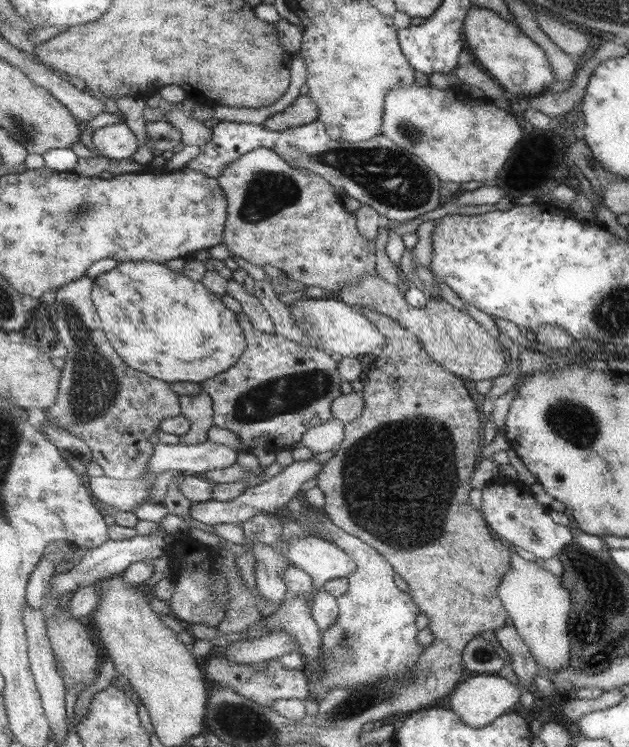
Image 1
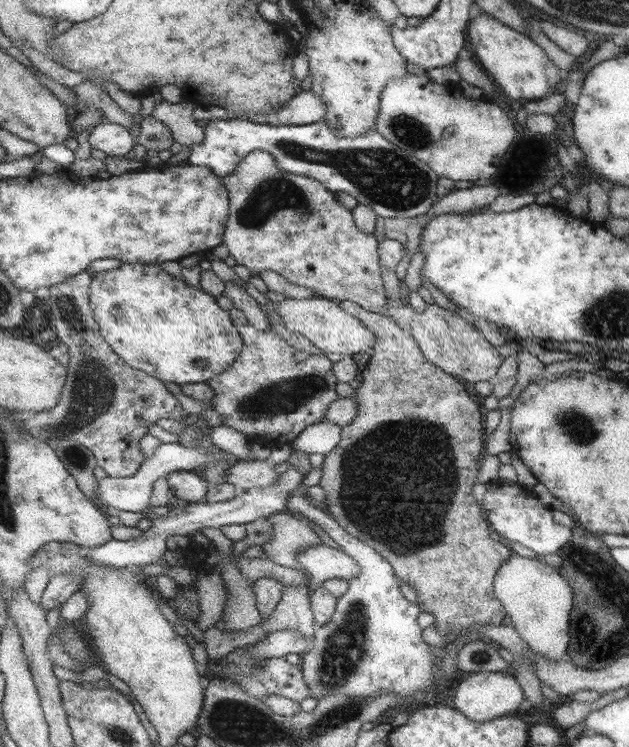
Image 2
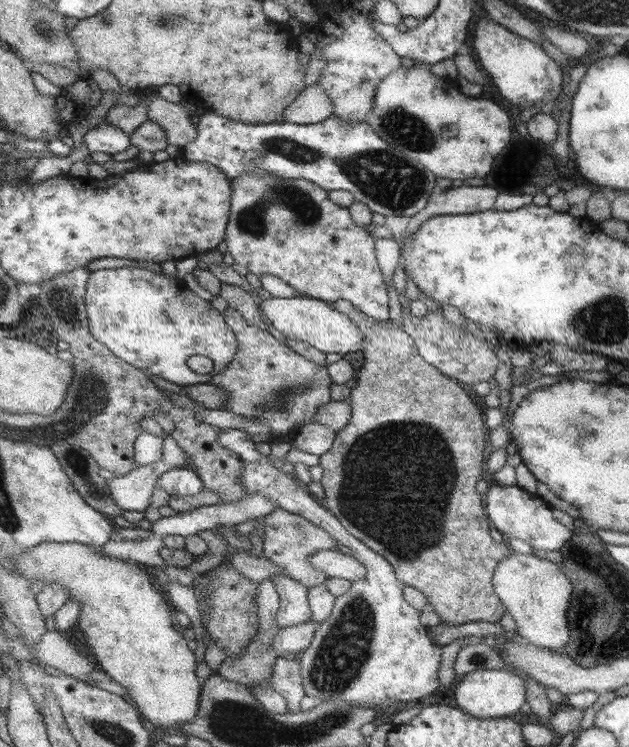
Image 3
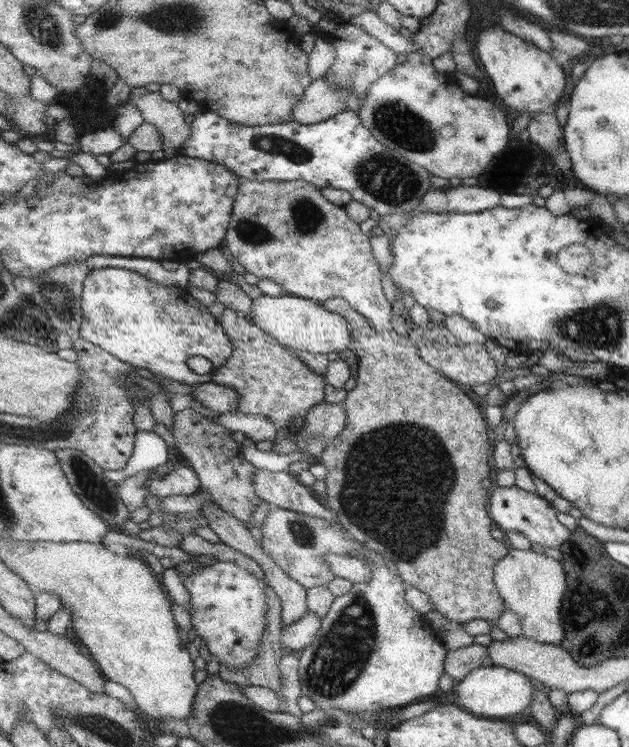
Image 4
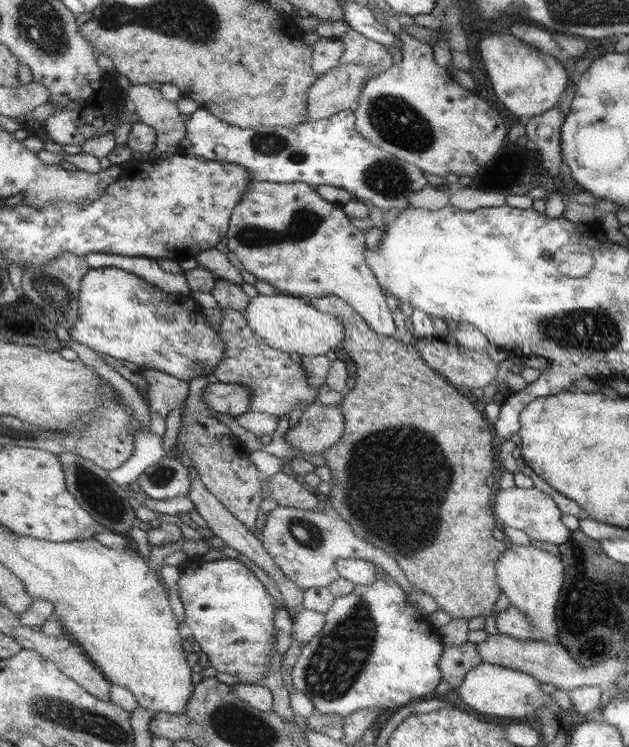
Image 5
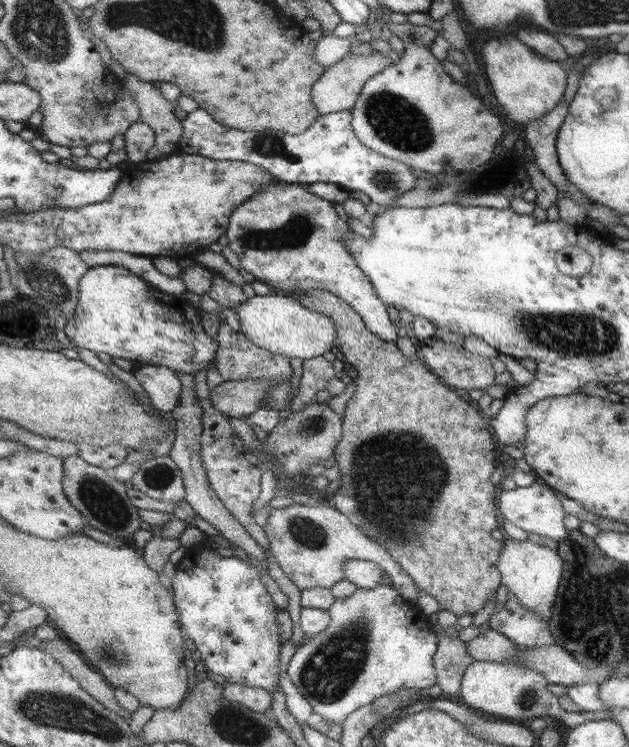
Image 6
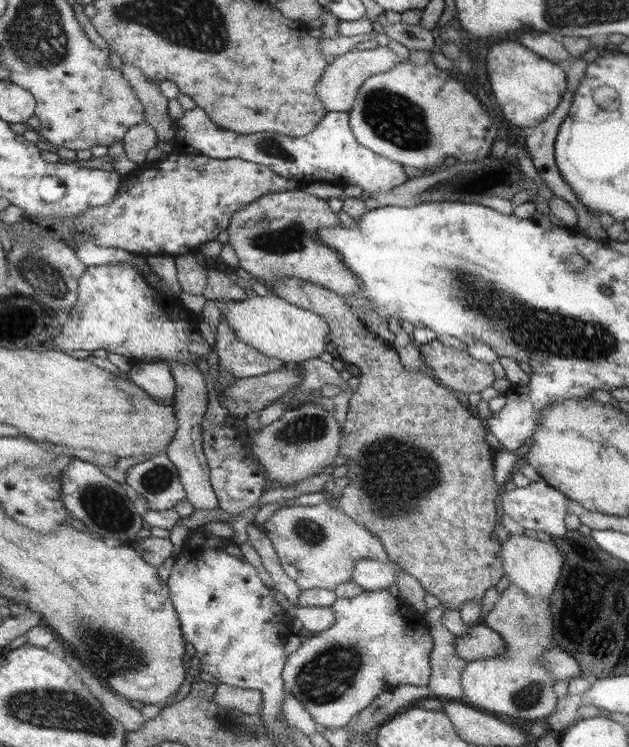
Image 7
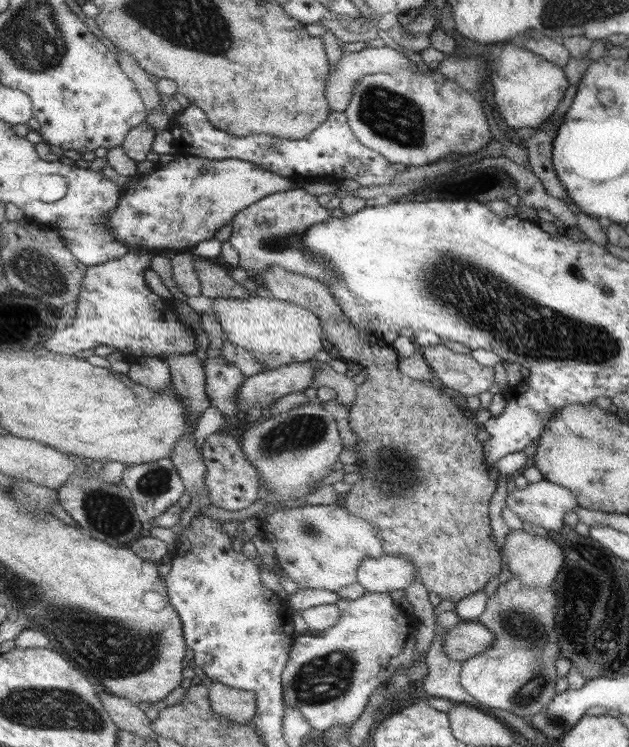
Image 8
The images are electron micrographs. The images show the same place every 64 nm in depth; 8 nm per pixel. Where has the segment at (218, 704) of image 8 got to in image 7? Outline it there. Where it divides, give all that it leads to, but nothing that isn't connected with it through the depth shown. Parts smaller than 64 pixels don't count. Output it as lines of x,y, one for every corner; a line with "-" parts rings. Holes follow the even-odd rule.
215,683
215,702
220,708
235,708
244,714
259,714
263,708
262,693
236,686

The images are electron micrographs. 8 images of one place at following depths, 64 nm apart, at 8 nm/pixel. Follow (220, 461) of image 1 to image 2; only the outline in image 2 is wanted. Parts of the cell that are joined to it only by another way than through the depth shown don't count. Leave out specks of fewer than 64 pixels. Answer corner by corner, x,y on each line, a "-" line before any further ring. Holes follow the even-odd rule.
168,442
168,444
160,444
160,447
156,449
156,453
152,457
143,460
143,464
140,468
129,477
106,477
99,479
99,495
104,504
109,509
118,509
126,512
142,513
150,506
150,496
152,494
152,486
158,478
166,476
171,472
178,471
192,471
199,472
206,465
209,465
210,461
223,461
226,455
224,451
220,453
220,450
214,451
214,453
202,453
198,449
188,449
182,447
179,442

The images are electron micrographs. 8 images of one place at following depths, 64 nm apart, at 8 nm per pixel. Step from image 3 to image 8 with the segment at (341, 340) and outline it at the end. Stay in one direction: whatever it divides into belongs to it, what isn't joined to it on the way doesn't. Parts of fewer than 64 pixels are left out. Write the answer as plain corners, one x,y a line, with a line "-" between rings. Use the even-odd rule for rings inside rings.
200,295
188,297
188,306
196,313
212,313
221,325
226,339
234,346
243,347
254,354
256,360
278,369
293,362
313,361
314,355
323,350
323,327
320,319
307,308
295,303
268,297
208,298

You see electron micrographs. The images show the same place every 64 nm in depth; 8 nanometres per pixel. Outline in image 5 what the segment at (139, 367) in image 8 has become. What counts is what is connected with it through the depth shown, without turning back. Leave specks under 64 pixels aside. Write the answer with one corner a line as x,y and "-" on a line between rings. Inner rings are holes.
144,369
139,374
148,384
150,404
159,417
166,418
168,412
187,400
189,384
184,380
178,380
160,370

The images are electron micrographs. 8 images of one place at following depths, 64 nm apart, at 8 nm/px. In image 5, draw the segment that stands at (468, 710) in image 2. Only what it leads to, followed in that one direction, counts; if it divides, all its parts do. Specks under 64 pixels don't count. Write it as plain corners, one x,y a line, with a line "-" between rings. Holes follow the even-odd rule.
480,663
468,671
463,678
462,684
457,688
463,704
467,704
476,712
490,714
490,716
506,716
506,718
533,718
541,708
547,708
552,714
569,728
575,728
586,722
587,714
577,713
574,710
563,710
550,693
546,693
540,687
541,682
536,676
524,671
517,671
512,667
503,667
492,663

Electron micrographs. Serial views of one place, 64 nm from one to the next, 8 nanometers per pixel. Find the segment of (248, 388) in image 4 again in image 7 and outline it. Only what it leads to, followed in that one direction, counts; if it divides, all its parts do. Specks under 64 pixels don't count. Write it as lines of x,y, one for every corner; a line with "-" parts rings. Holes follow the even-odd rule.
222,315
216,335
214,351
218,354
220,369
226,370
234,378
251,378
288,368
277,358
268,358
252,347
236,339
236,334
228,327
226,315

